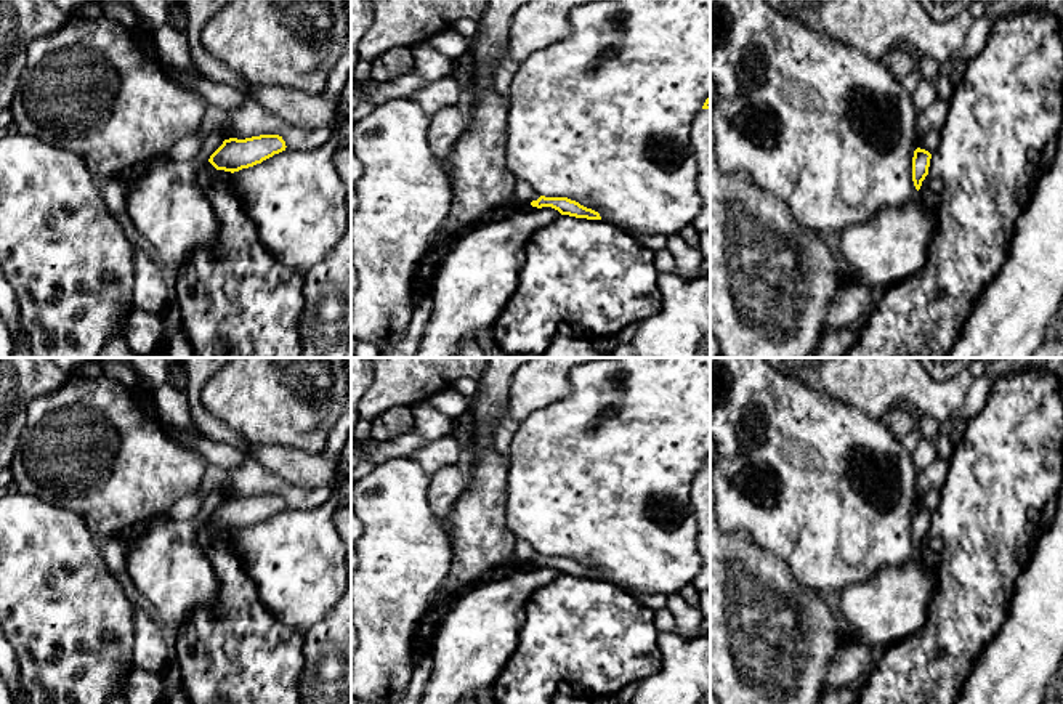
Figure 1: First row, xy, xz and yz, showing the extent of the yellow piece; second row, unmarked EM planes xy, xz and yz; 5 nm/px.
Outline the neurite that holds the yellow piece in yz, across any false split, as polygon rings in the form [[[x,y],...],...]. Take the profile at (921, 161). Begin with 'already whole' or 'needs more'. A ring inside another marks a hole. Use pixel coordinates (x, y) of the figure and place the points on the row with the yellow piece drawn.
already whole; [[[917,148],[914,151],[912,181],[914,181],[914,186],[915,186],[917,191],[920,189],[922,181],[928,175],[930,159],[932,159],[932,154],[928,151],[920,149],[920,148]]]

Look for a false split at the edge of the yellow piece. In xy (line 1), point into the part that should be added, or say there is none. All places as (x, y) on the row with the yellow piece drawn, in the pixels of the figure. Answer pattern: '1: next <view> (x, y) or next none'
1: next none

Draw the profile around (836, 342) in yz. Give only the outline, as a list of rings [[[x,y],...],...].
[[[827,329],[813,358],[843,358],[858,342],[858,329]]]

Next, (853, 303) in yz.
[[[845,279],[827,305],[826,329],[859,329],[869,321],[874,308],[872,289]]]

